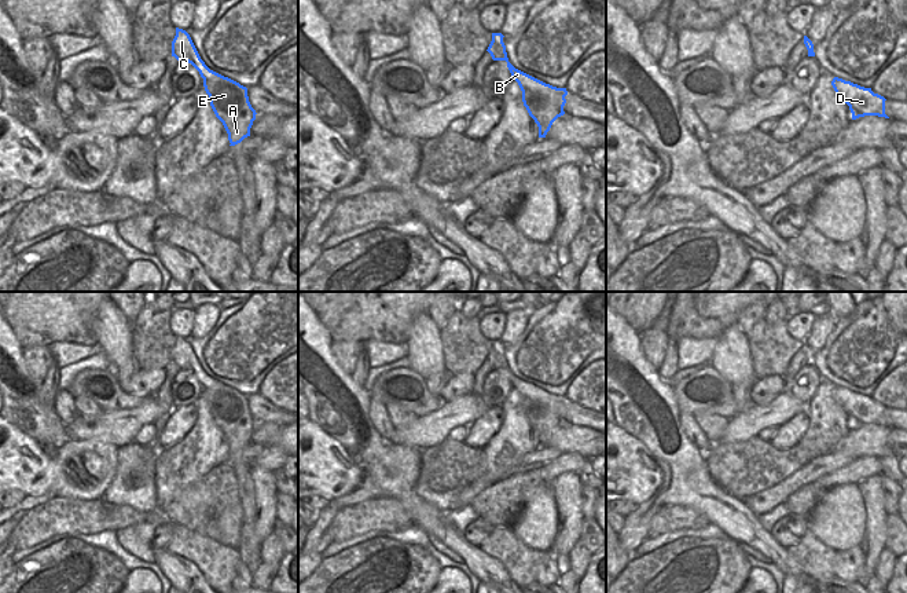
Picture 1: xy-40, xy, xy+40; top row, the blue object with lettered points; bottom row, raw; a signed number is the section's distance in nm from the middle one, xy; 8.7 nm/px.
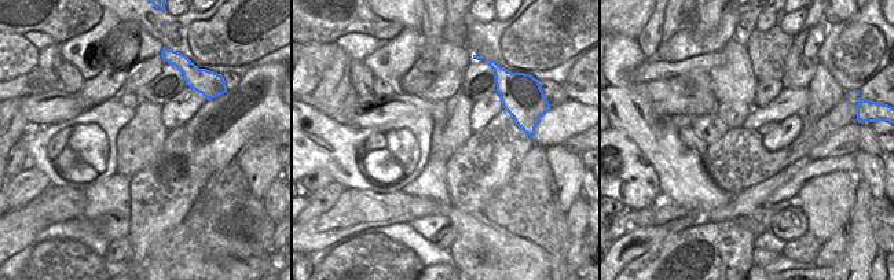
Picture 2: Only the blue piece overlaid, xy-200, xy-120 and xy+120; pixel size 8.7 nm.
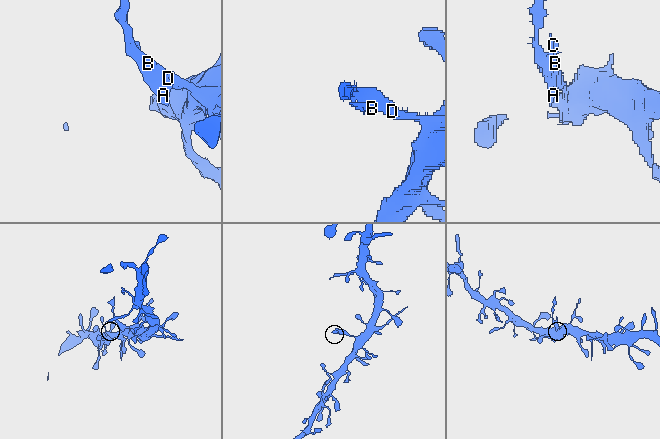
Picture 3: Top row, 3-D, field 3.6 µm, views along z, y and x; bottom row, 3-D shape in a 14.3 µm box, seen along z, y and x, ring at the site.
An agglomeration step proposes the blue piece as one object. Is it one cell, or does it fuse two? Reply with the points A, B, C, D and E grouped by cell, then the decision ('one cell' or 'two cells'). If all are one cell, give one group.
A E / B C D; two cells

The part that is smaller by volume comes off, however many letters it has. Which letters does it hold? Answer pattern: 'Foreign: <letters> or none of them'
Foreign: A, E

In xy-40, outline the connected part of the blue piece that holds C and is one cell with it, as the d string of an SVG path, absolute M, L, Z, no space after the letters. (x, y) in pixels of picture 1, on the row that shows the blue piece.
M176 28L176 36L172 41L172 56L175 56L177 61L188 62L192 66L197 66L202 78L209 78L216 84L221 84L224 81L224 76L210 70L205 65L190 34L179 28Z

